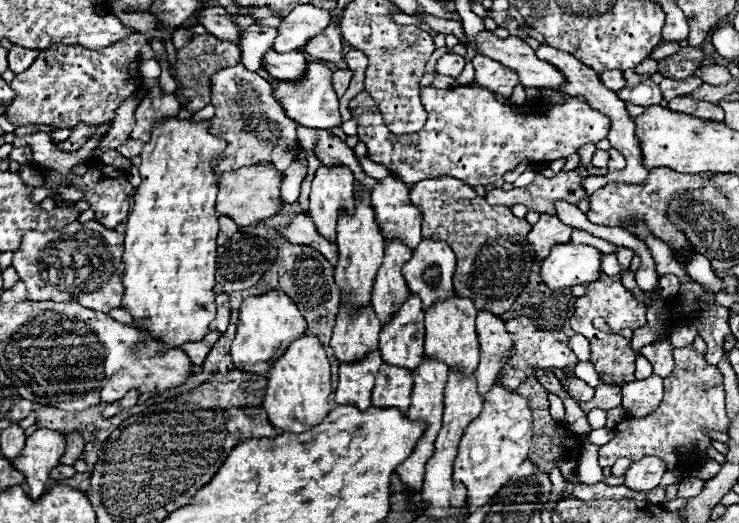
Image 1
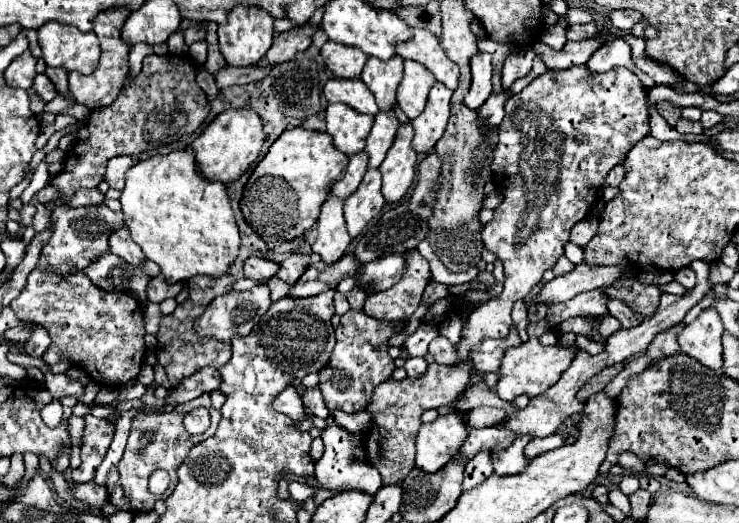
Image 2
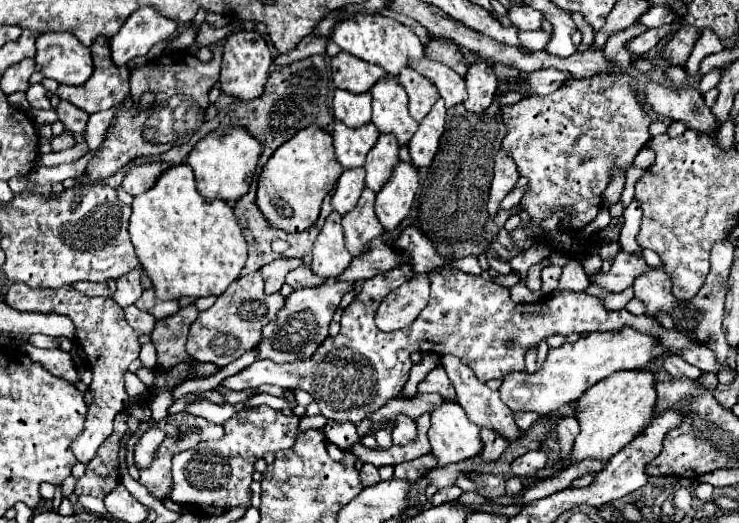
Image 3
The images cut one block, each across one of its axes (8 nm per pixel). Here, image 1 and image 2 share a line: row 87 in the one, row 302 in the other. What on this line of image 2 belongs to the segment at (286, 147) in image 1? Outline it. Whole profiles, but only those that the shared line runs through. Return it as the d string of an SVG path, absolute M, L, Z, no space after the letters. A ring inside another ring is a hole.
M266 284L256 286L252 290L244 290L244 292L232 290L232 292L224 294L224 296L214 298L208 304L206 312L196 320L196 332L200 336L214 336L214 338L220 338L222 342L230 344L230 338L234 334L244 334L246 336L254 328L254 324L262 318L262 314L266 312L266 308L270 304L272 304L272 300L270 300L270 290L268 290Z

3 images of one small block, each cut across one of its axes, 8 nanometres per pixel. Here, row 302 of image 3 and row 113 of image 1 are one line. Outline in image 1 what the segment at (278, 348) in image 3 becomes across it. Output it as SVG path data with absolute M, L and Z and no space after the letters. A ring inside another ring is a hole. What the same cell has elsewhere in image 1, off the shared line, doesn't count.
M306 62L306 70L300 80L276 80L272 96L278 100L288 118L306 128L336 128L342 126L338 112L338 98L332 88L332 70L322 62Z

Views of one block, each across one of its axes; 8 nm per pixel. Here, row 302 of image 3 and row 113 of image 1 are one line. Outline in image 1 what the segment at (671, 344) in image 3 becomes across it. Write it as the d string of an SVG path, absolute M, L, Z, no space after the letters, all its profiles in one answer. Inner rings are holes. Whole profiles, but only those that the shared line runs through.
M432 86L422 88L422 104L428 112L428 120L424 128L416 134L402 134L402 136L394 136L392 132L388 132L377 104L368 92L362 90L348 104L352 118L358 124L358 138L368 146L368 158L374 160L376 164L386 166L392 174L400 176L400 180L404 180L406 184L416 184L428 178L450 176L462 180L468 186L488 186L494 184L498 178L502 178L506 172L518 168L522 162L530 162L530 166L546 164L576 154L578 148L582 148L588 142L598 144L608 136L608 128L610 128L608 116L592 110L584 98L570 98L570 96L562 104L546 104L544 100L534 100L530 104L526 102L524 106L532 108L532 114L528 116L514 114L512 104L500 102L492 92L484 88L470 88L470 86L458 86L452 90L440 90Z

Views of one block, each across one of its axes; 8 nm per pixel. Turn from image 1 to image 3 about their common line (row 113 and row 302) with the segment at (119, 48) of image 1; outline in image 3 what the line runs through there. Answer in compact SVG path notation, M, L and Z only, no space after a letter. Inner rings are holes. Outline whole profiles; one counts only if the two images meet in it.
M10 284L6 292L6 302L20 312L56 312L64 314L74 322L74 338L86 352L92 376L94 376L94 388L90 388L94 402L88 406L88 416L84 422L84 432L72 442L74 456L88 464L92 456L96 454L98 446L112 434L112 422L114 416L120 414L128 404L128 394L124 388L124 374L132 360L140 354L140 342L138 332L126 322L124 310L112 300L112 298L88 298L80 296L80 292L74 290L72 284L62 288L28 288L26 284Z

